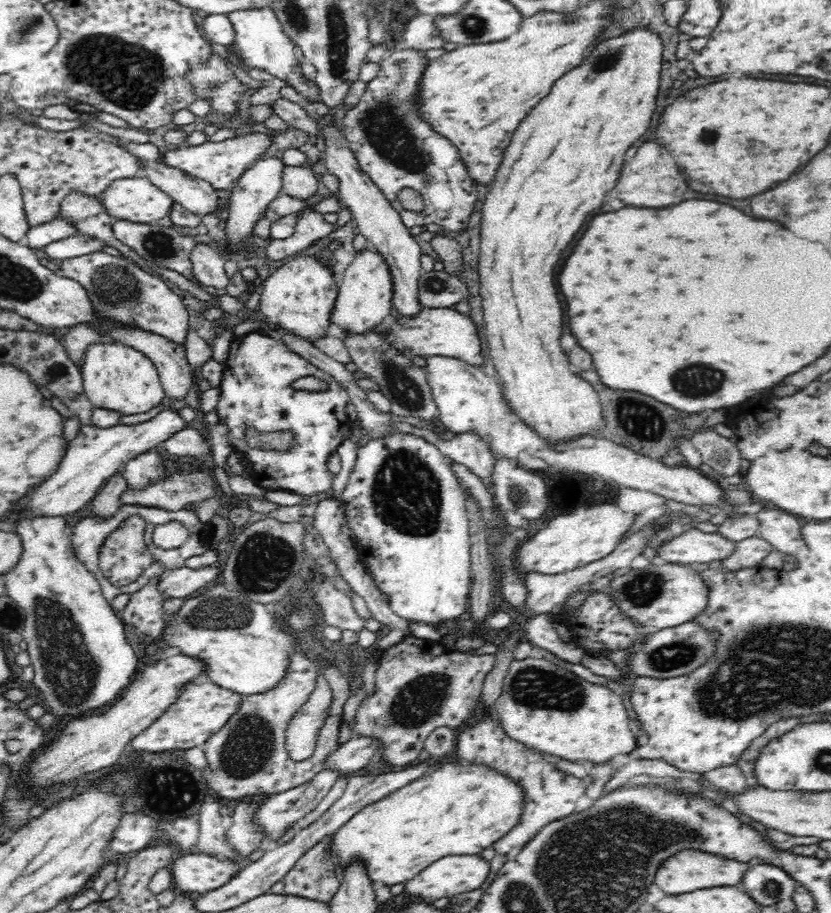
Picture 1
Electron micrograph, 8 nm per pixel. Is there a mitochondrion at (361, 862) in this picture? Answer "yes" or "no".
no

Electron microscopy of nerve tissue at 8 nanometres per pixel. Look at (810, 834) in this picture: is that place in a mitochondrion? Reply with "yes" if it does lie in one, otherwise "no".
no

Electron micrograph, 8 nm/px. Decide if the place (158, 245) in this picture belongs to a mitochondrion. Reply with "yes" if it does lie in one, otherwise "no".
yes

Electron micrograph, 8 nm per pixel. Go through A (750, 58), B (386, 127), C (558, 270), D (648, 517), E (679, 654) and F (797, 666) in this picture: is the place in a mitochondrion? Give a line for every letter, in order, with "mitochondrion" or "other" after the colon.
A: other
B: mitochondrion
C: other
D: other
E: mitochondrion
F: mitochondrion

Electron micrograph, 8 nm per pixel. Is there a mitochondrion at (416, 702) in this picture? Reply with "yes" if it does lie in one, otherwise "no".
yes

